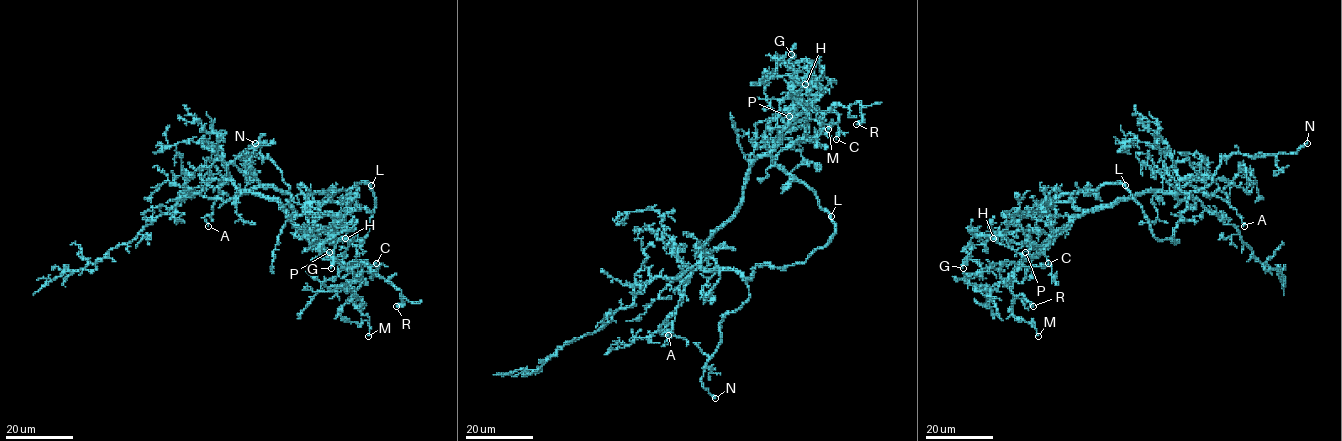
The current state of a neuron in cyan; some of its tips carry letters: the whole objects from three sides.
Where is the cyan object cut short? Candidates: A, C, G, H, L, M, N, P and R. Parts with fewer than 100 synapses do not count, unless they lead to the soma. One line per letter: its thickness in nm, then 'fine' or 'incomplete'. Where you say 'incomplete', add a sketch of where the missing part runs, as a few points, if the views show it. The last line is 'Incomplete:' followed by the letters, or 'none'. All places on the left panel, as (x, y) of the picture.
A: 180 nm | fine
C: 120 nm | fine
G: 320 nm | fine
H: 600 nm | fine
L: 360 nm | fine
M: 170 nm | fine
N: 360 nm | incomplete | (255, 143), (289, 123), (314, 114), (360, 112), (388, 116), (413, 92), (424, 91), (422, 86)
P: 90 nm | fine
R: 320 nm | fine
Incomplete: N

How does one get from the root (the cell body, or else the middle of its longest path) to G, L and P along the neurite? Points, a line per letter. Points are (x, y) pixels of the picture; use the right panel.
G: (1147, 191), (1082, 212), (1036, 255), (1028, 253), (1030, 243), (1017, 223), (991, 236), (974, 236), (963, 268)
L: (1147, 191), (1178, 192), (1179, 187), (1189, 195), (1174, 229), (1176, 243), (1154, 236), (1143, 207), (1125, 185)
P: (1147, 191), (1110, 206), (1087, 210), (1038, 254), (1025, 252)

